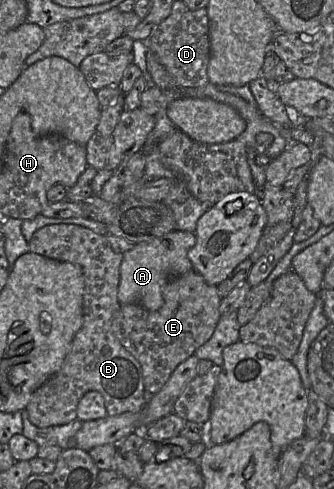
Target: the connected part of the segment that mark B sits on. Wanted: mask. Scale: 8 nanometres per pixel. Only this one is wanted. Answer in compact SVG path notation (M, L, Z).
M49 224L34 232L28 241L31 252L51 259L70 262L81 267L84 278L83 323L72 342L61 368L40 386L27 404L29 420L38 428L69 424L77 419L77 406L82 396L89 391L101 393L105 400L107 415L140 412L146 405L144 382L140 363L119 342L112 331L112 321L120 308L118 287L123 254L115 253L107 237L75 224Z

